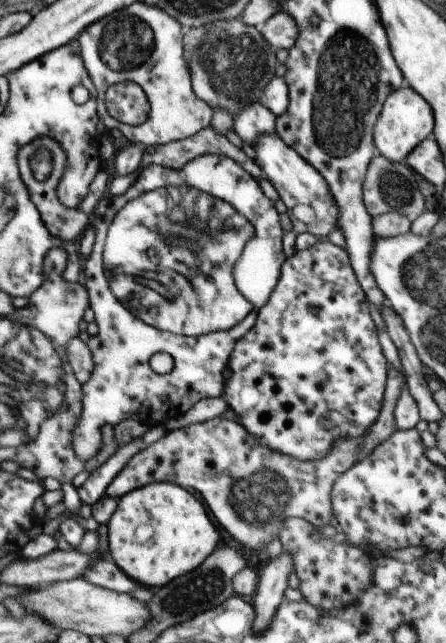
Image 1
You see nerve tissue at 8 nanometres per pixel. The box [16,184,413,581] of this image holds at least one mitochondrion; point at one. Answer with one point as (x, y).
(261, 496)

